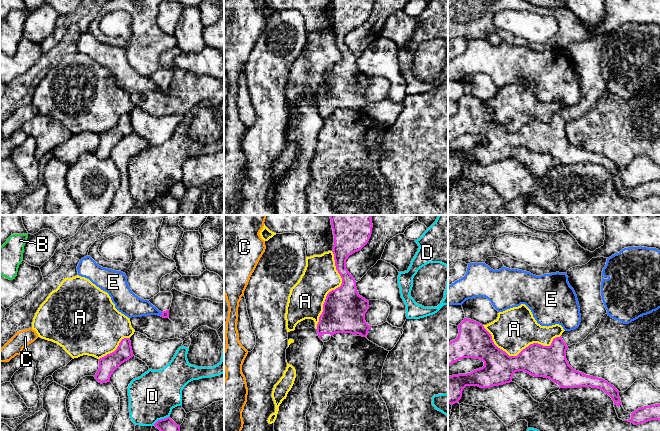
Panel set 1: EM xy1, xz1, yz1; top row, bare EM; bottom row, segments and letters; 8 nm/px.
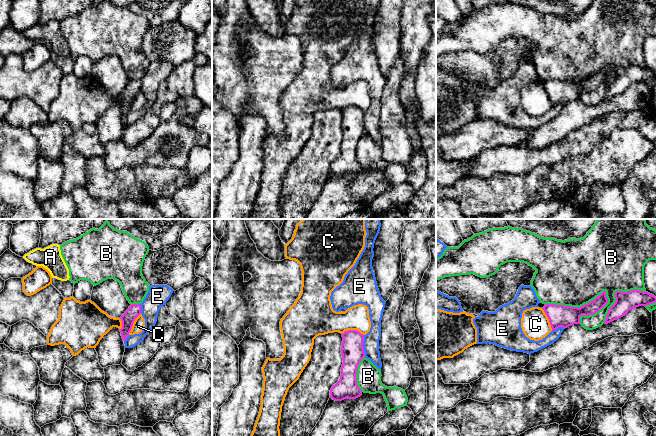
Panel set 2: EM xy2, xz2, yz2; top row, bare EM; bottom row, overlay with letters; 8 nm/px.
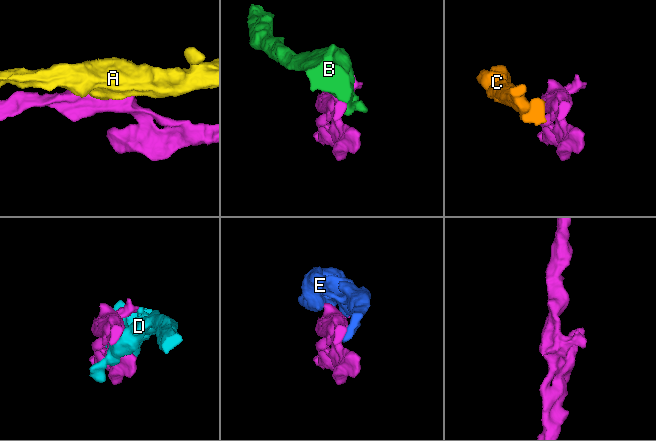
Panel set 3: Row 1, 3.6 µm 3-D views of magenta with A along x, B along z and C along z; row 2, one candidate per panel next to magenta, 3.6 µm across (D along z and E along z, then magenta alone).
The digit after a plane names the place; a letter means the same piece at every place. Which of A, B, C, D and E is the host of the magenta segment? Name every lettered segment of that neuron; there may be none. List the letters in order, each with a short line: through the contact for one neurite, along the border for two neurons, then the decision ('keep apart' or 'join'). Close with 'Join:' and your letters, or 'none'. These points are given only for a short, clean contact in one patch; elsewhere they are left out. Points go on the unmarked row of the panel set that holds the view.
A: keep apart
B: keep apart
C: xz2 (341, 109), (347, 106), (358, 106), (363, 111) | keep apart
D: keep apart
E: keep apart
Join: none

